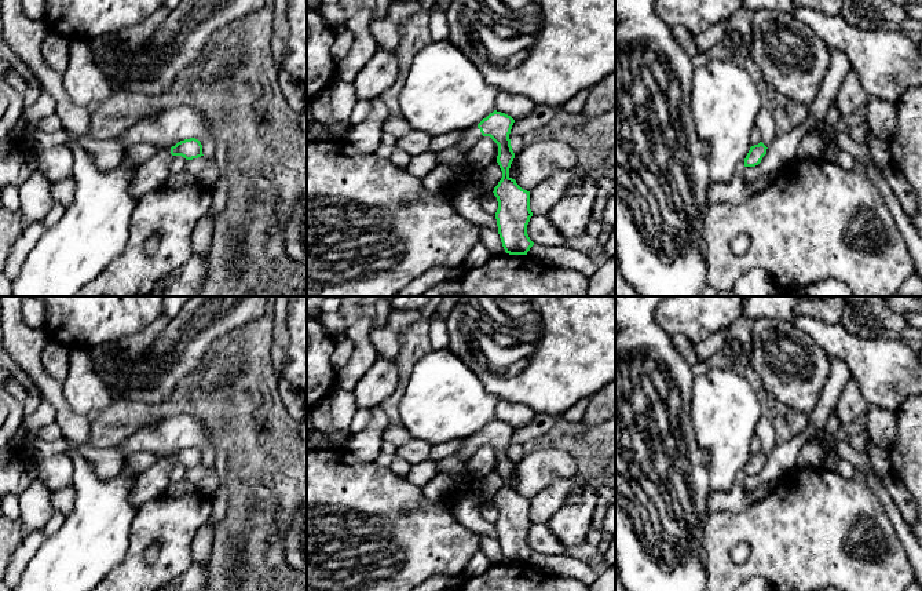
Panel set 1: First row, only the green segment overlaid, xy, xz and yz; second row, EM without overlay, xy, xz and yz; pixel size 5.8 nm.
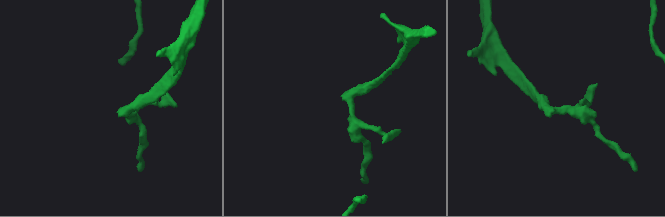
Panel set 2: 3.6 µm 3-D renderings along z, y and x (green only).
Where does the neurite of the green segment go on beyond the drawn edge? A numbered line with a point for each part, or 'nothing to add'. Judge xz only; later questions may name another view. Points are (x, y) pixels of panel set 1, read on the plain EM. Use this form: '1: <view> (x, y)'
1: xz (471, 444)

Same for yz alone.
nothing to add

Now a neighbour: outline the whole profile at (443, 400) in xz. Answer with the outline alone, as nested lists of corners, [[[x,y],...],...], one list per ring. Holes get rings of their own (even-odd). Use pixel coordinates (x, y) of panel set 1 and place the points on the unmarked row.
[[[443,349],[432,350],[413,366],[398,412],[409,439],[438,445],[479,433],[495,419],[498,402],[500,398],[483,387],[469,366],[451,350]]]

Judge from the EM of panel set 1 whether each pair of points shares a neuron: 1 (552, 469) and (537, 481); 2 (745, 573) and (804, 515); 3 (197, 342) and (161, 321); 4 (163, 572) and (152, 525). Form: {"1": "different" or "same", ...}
{"1": "same", "2": "same", "3": "different", "4": "same"}

